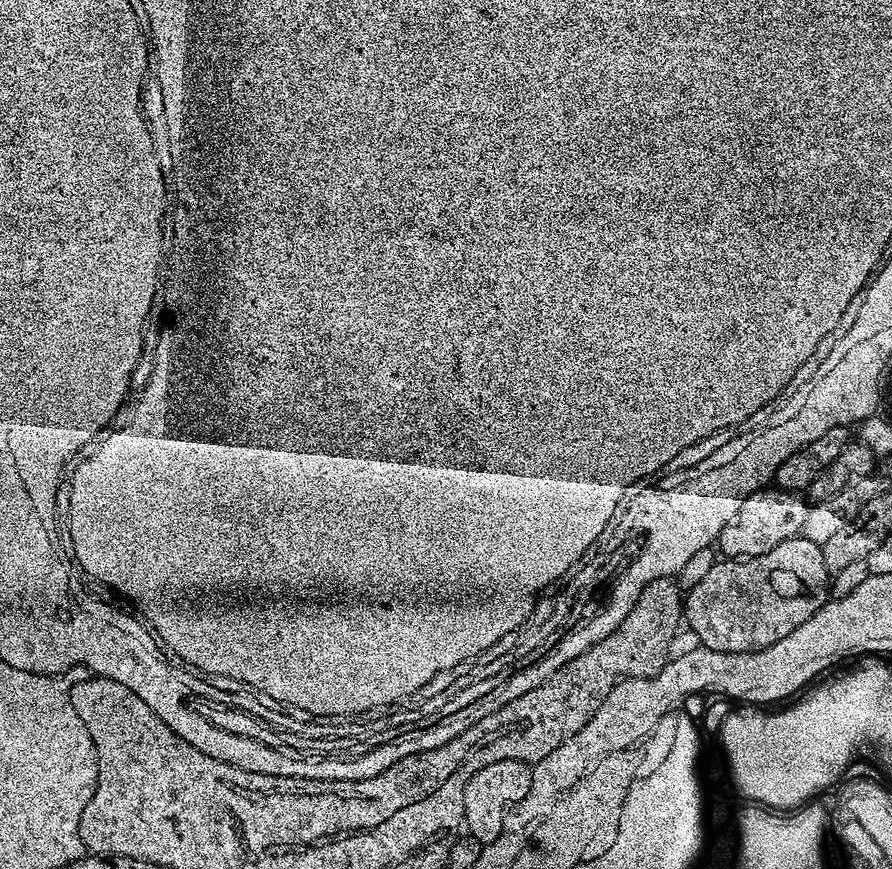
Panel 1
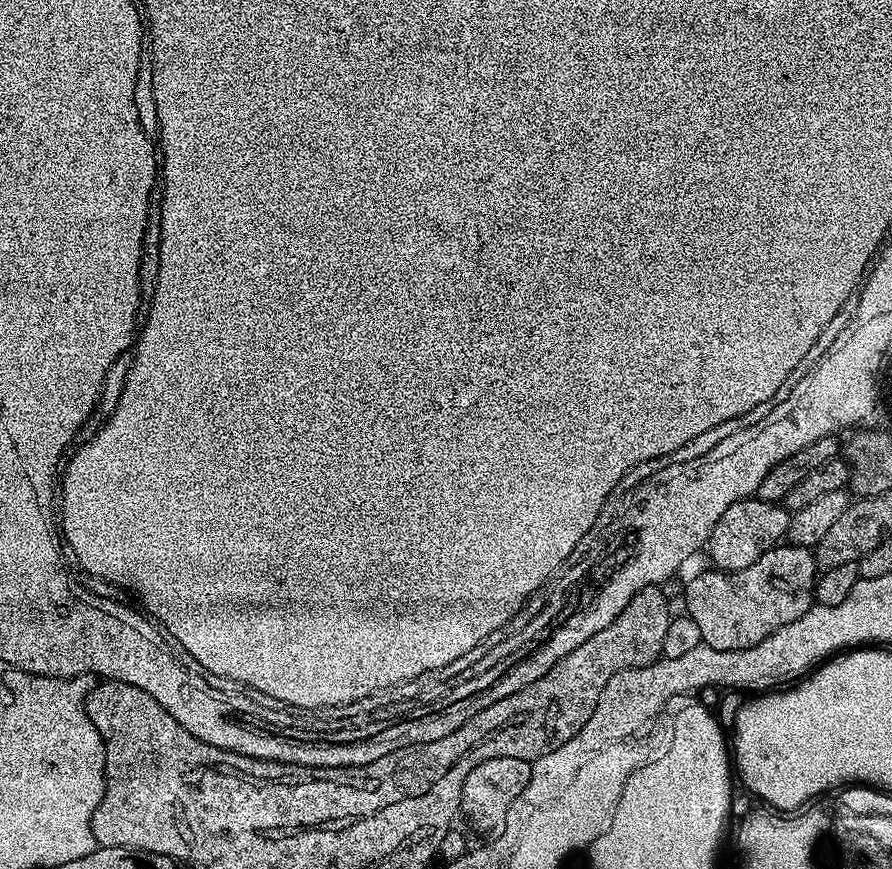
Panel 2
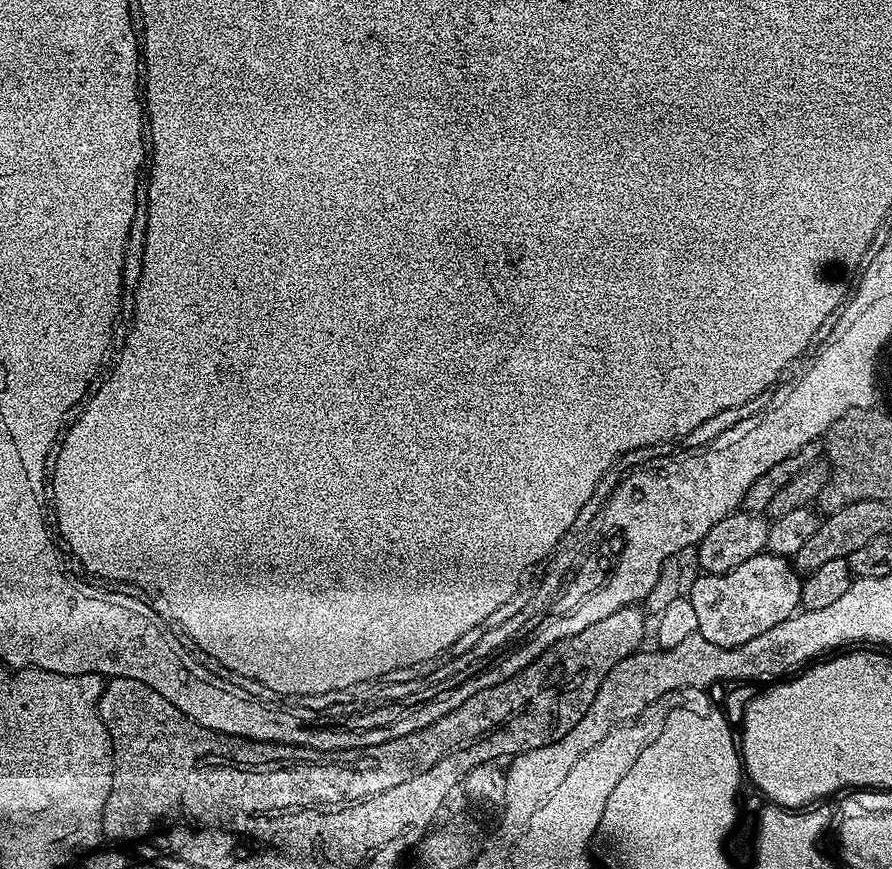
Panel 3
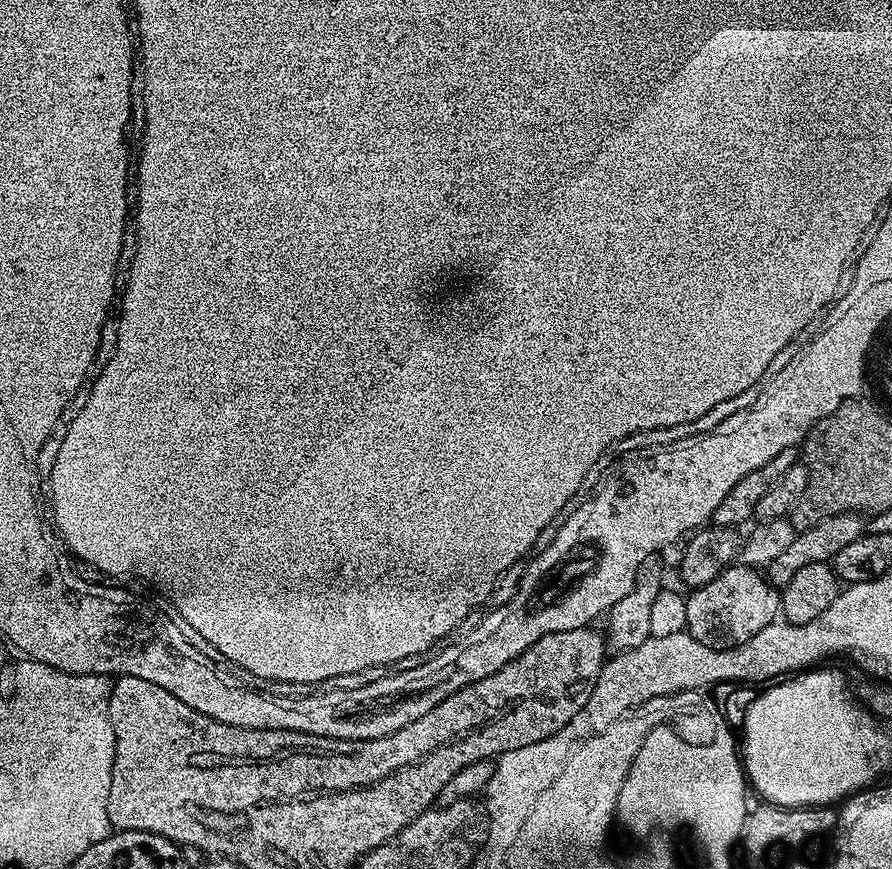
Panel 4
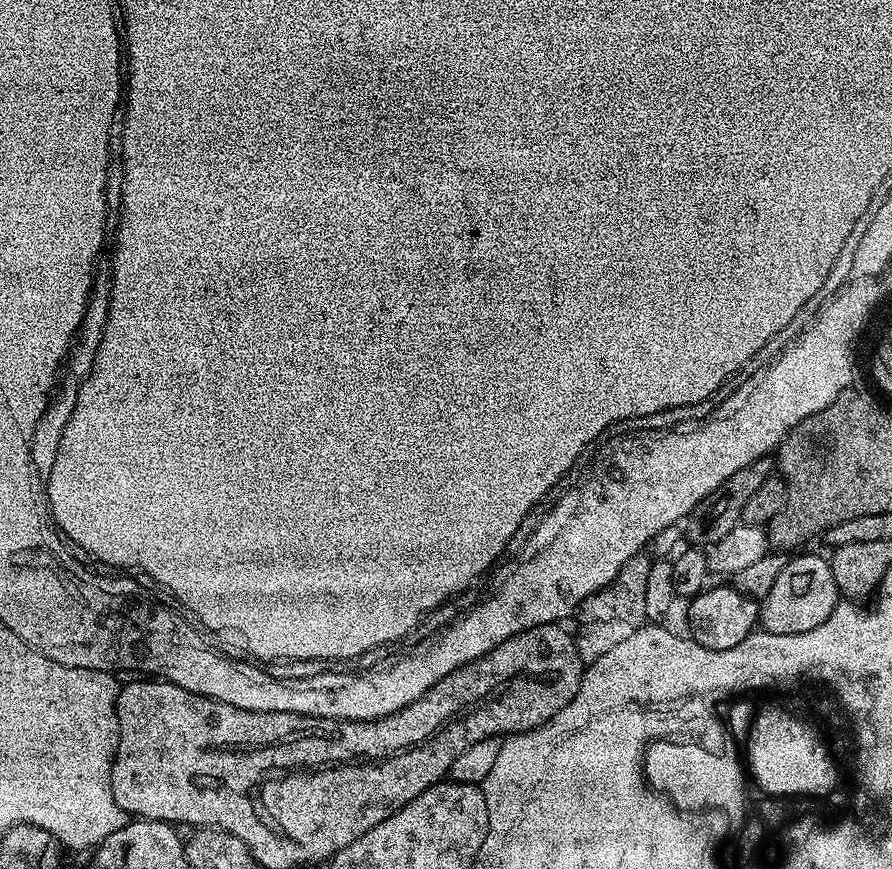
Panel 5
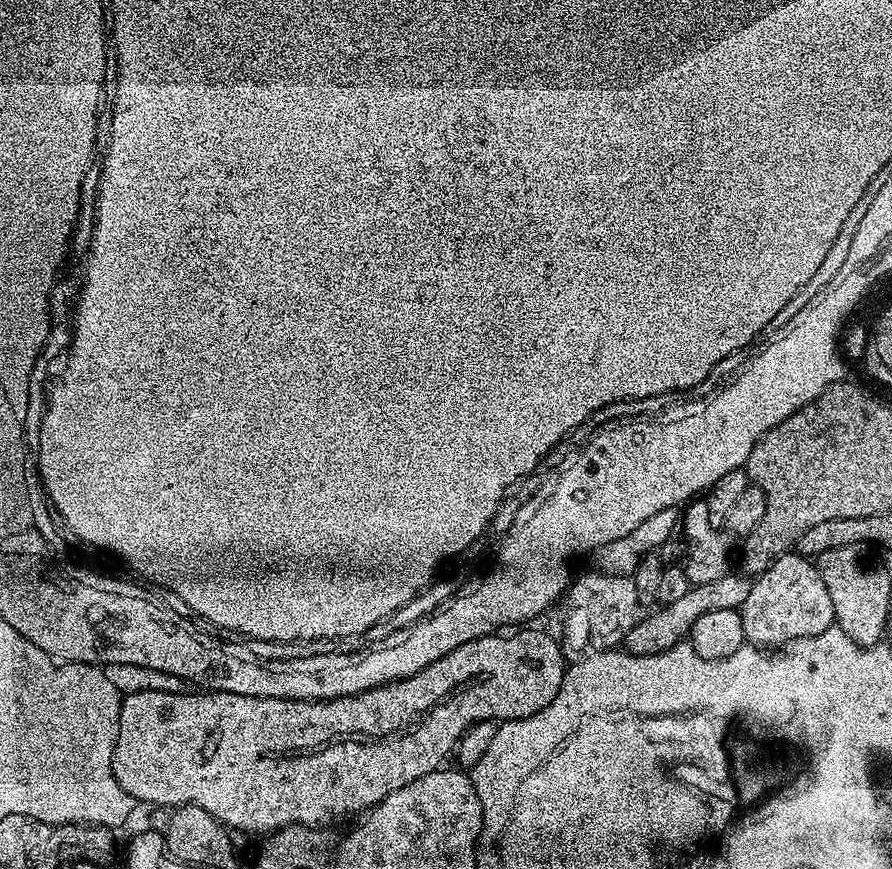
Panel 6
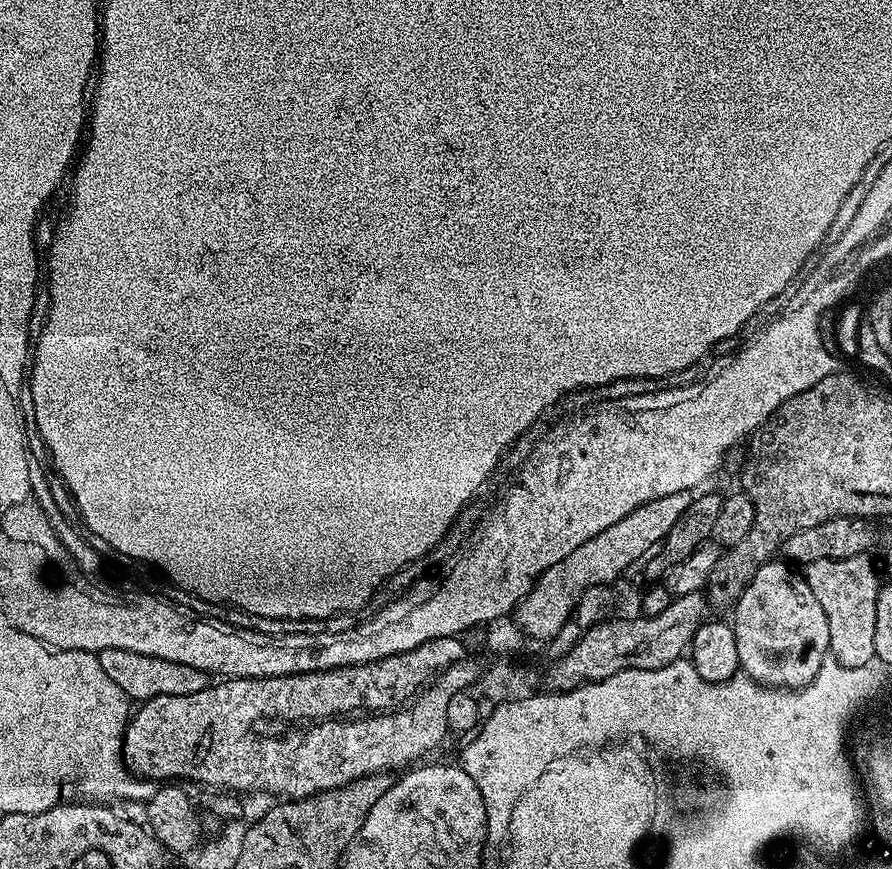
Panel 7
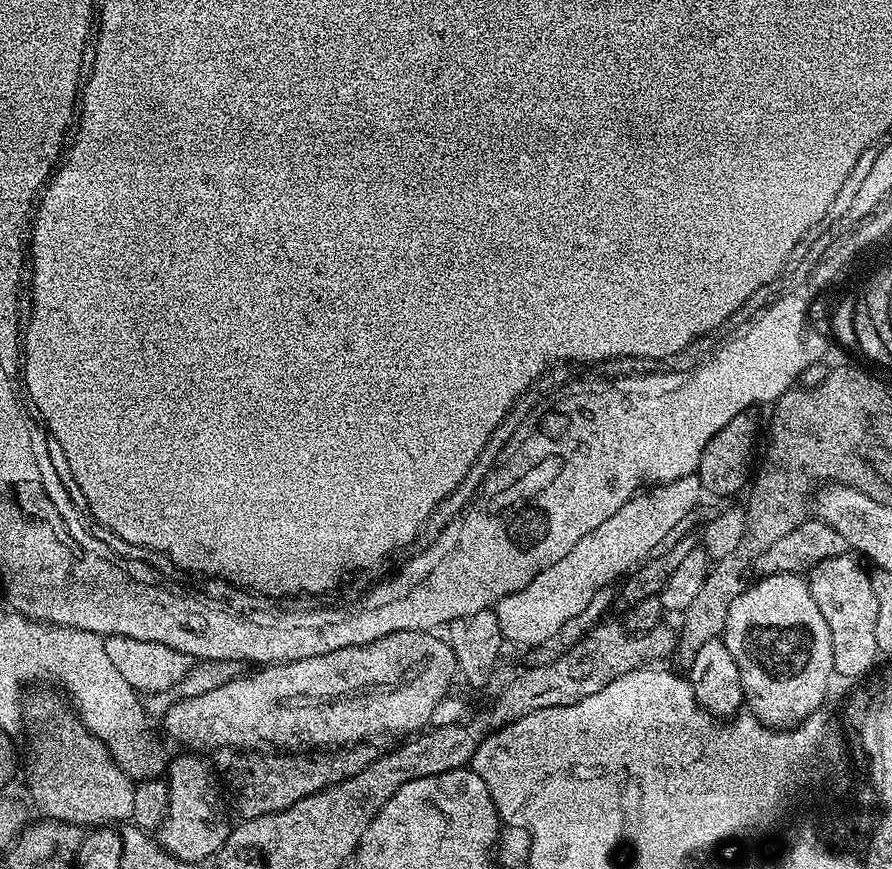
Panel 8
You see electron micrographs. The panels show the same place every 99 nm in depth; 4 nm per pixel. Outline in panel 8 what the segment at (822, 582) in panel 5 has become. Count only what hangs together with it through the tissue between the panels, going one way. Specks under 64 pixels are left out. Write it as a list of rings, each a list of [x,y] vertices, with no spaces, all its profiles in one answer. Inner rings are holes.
[[[774,574],[749,583],[726,614],[722,639],[726,650],[734,654],[734,662],[738,662],[747,711],[768,727],[784,730],[799,725],[824,704],[828,683],[834,680],[830,626],[826,626],[826,618],[822,618],[803,575]]]

